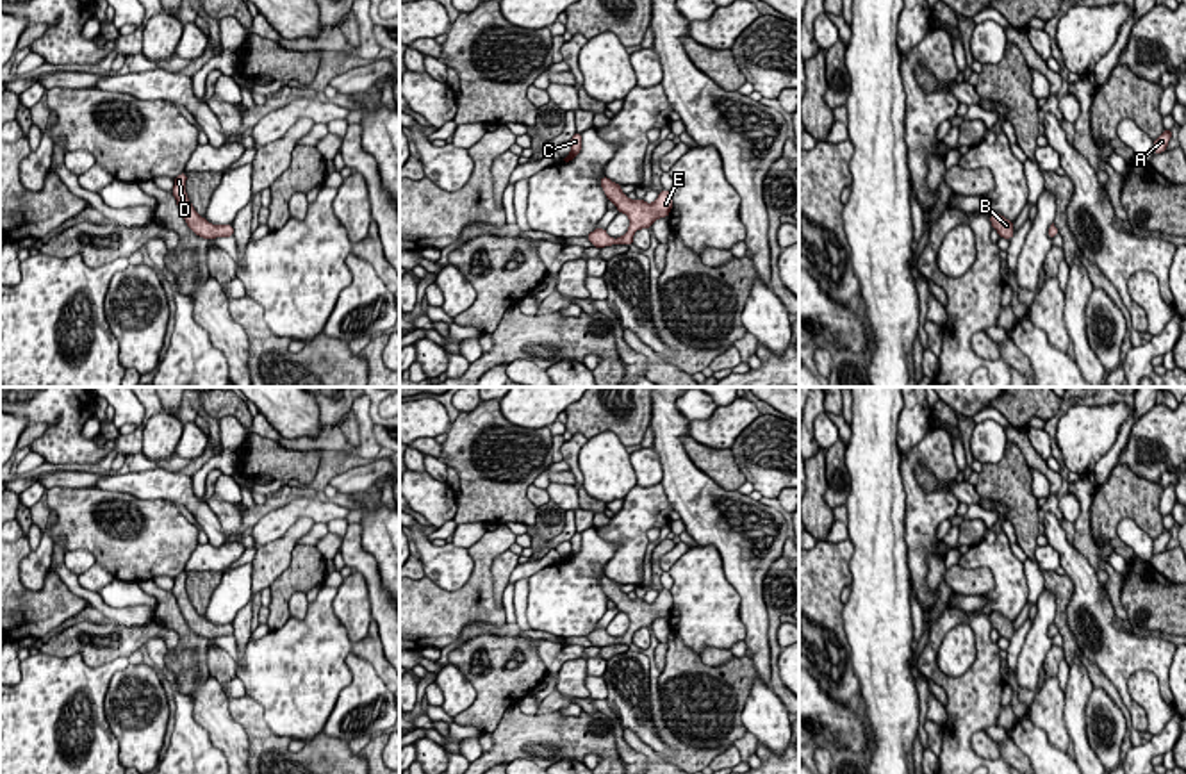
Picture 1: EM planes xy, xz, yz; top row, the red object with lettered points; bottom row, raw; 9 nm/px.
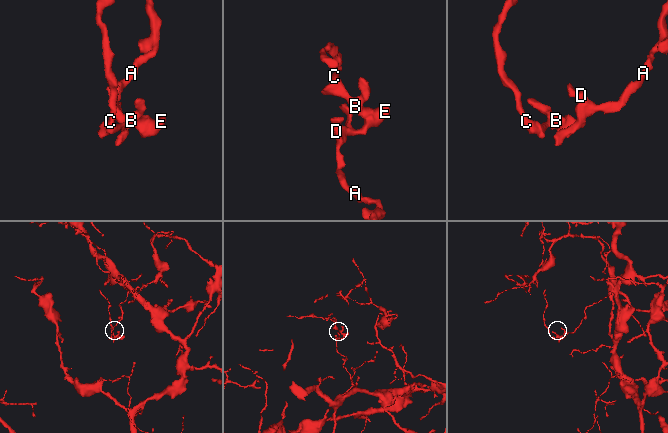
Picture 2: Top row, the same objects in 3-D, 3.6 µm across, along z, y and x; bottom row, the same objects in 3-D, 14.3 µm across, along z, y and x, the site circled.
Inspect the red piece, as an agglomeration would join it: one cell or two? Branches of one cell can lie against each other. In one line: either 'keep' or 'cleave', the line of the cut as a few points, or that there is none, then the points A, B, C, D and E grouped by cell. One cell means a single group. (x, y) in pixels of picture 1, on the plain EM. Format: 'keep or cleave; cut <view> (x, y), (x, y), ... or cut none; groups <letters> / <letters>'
keep; cut none; groups A B C D E

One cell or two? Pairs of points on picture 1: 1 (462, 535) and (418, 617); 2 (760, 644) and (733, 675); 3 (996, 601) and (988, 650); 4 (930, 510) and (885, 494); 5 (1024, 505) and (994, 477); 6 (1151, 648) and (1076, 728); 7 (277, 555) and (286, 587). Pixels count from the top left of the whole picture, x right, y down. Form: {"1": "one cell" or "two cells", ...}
{"1": "two cells", "2": "two cells", "3": "two cells", "4": "two cells", "5": "one cell", "6": "two cells", "7": "two cells"}

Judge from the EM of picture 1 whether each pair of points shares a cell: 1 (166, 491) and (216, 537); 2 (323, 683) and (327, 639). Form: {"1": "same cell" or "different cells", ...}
{"1": "same cell", "2": "same cell"}

